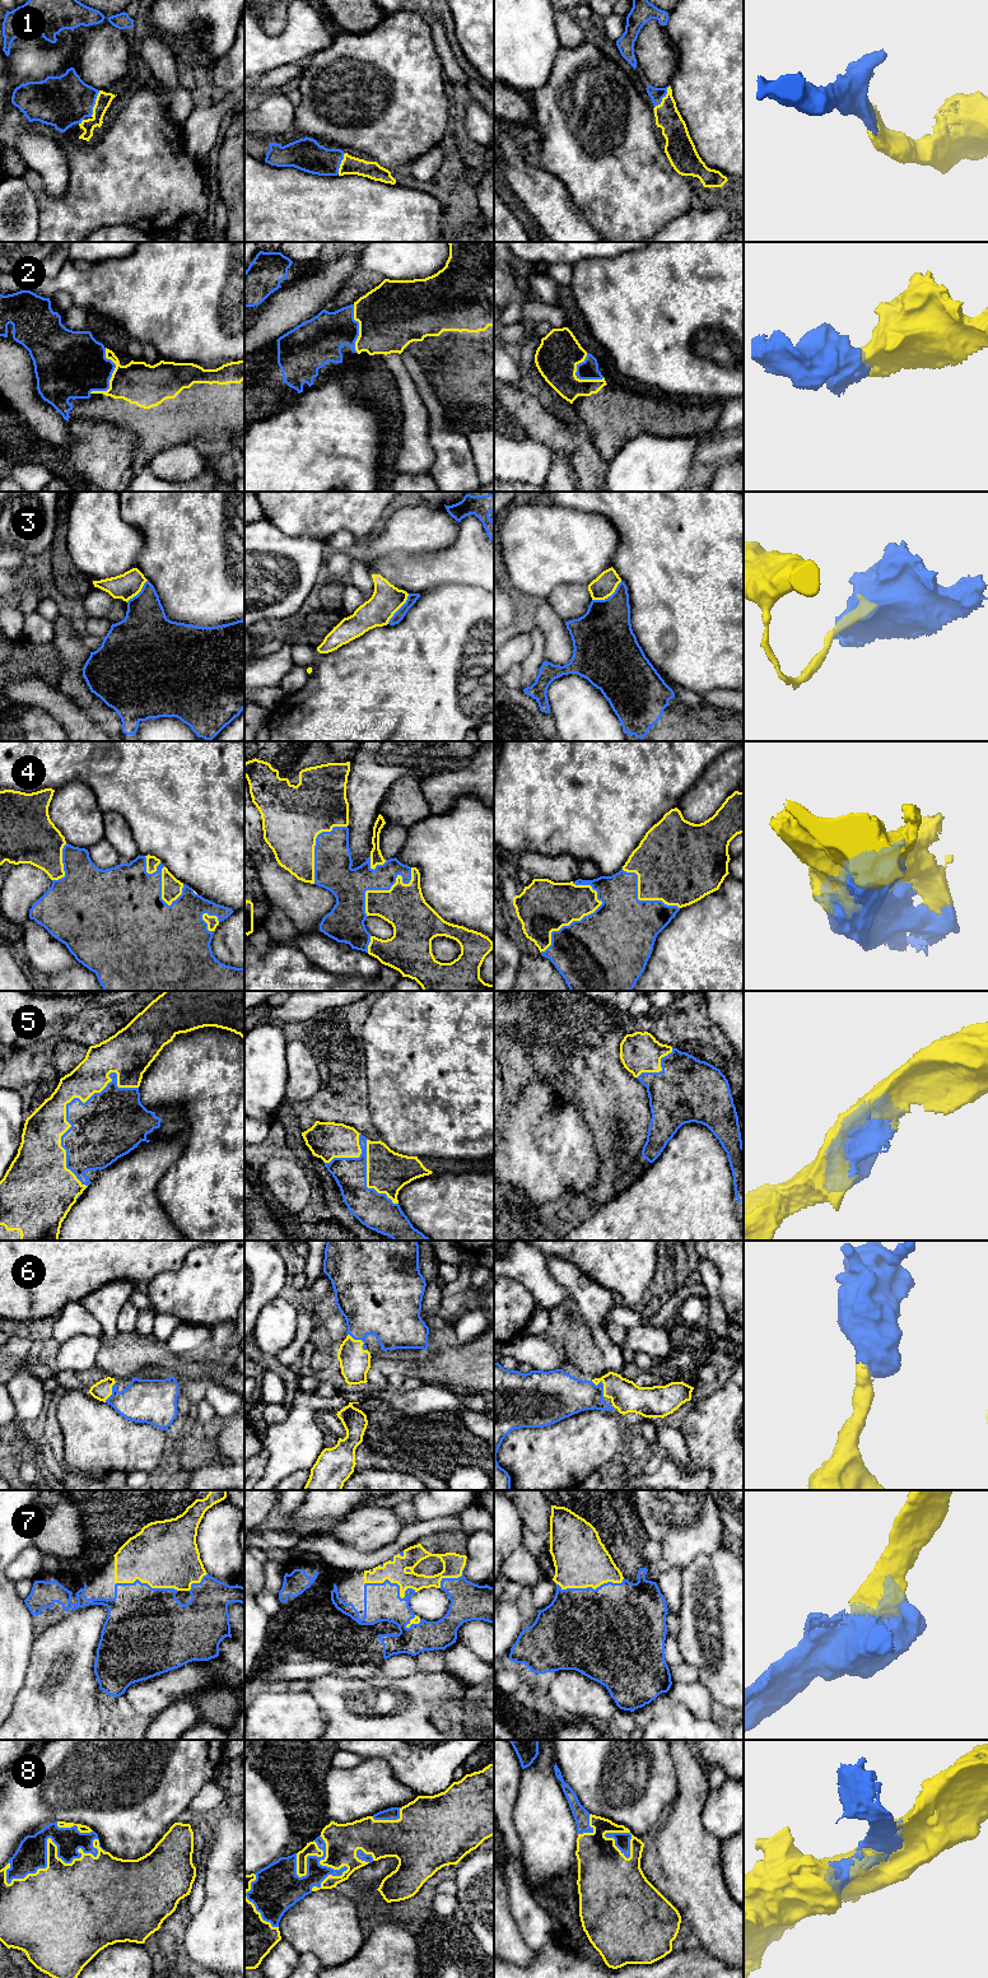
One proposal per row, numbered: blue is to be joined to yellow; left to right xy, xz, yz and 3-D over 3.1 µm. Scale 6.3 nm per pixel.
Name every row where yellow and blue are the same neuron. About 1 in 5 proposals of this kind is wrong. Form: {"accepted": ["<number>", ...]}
{"accepted": ["1", "4", "5", "6", "7", "8"]}

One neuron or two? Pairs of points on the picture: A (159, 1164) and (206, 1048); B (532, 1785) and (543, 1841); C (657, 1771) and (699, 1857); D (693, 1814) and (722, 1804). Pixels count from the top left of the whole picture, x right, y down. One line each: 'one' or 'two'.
A: two
B: one
C: two
D: two

